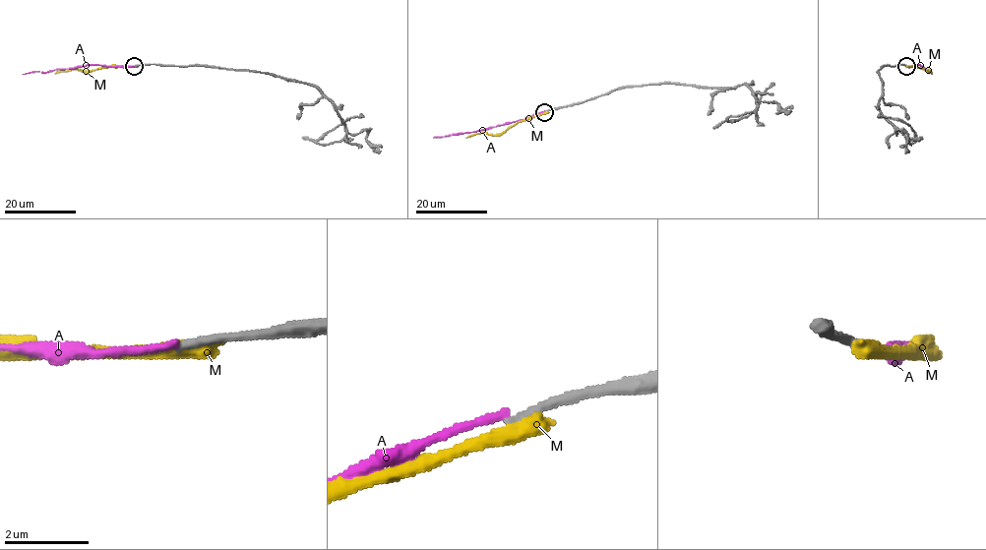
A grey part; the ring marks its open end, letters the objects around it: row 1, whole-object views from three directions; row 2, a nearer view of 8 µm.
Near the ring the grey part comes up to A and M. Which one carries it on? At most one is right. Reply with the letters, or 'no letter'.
no letter

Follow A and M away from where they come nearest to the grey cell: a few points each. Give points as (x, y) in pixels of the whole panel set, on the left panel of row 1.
A: (134, 66), (79, 66), (23, 74)
M: (135, 66), (54, 73)

